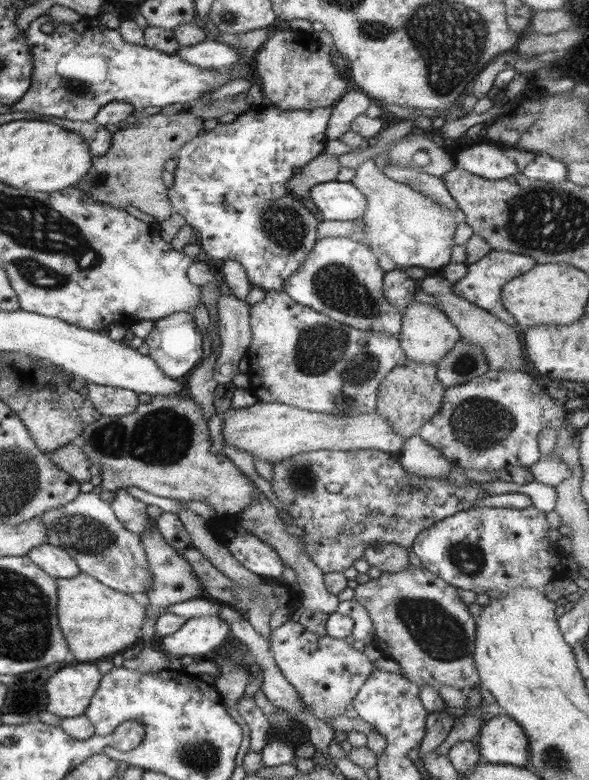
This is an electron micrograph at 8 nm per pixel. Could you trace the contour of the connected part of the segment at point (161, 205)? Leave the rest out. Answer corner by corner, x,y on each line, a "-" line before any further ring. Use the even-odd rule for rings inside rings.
157,110
139,113
137,122
111,134
110,148
105,154
91,158
89,172
74,187
96,202
114,208
136,206
138,210
154,217
155,222
169,219
173,206
167,197
166,184
162,181
164,162
174,159
177,152
203,130
203,124
200,117
194,117
190,112
182,111
172,116

